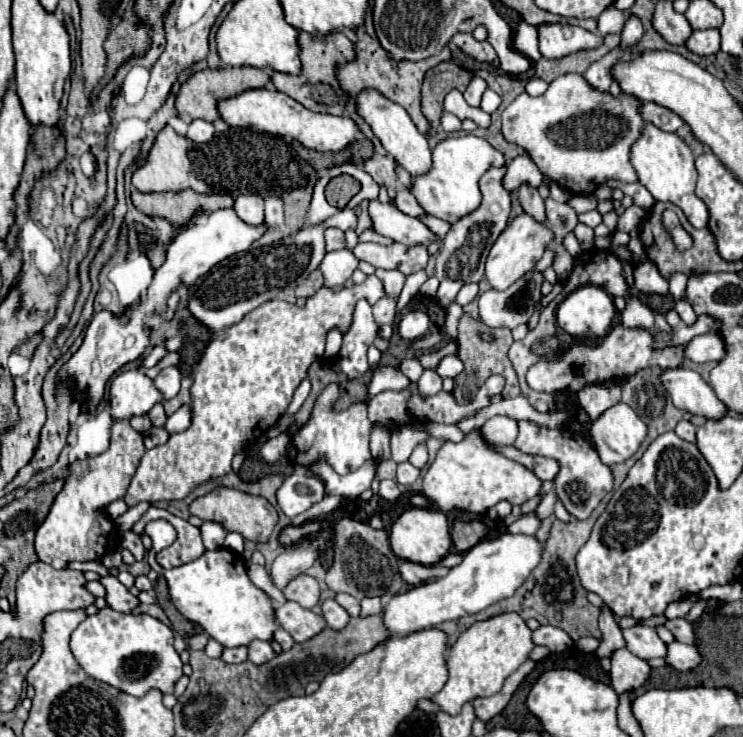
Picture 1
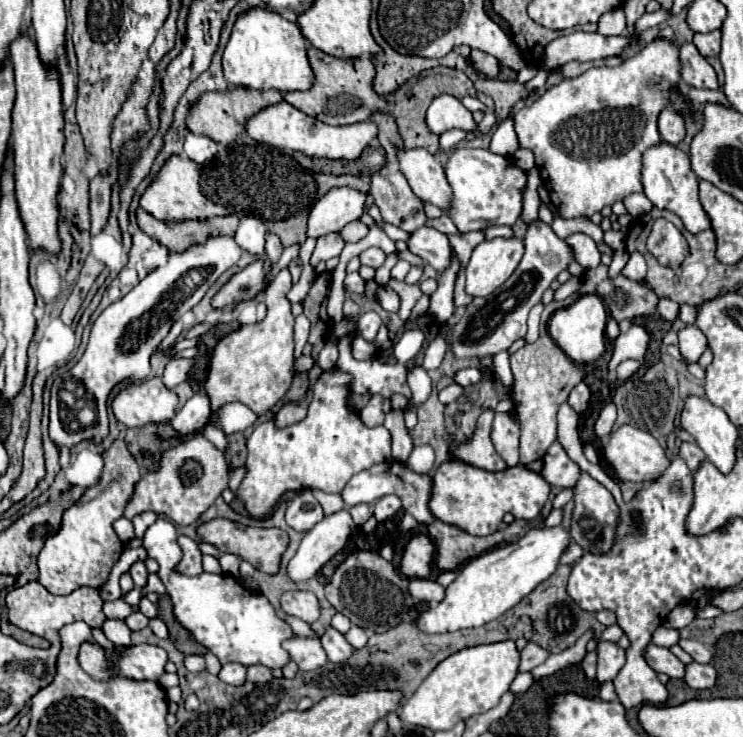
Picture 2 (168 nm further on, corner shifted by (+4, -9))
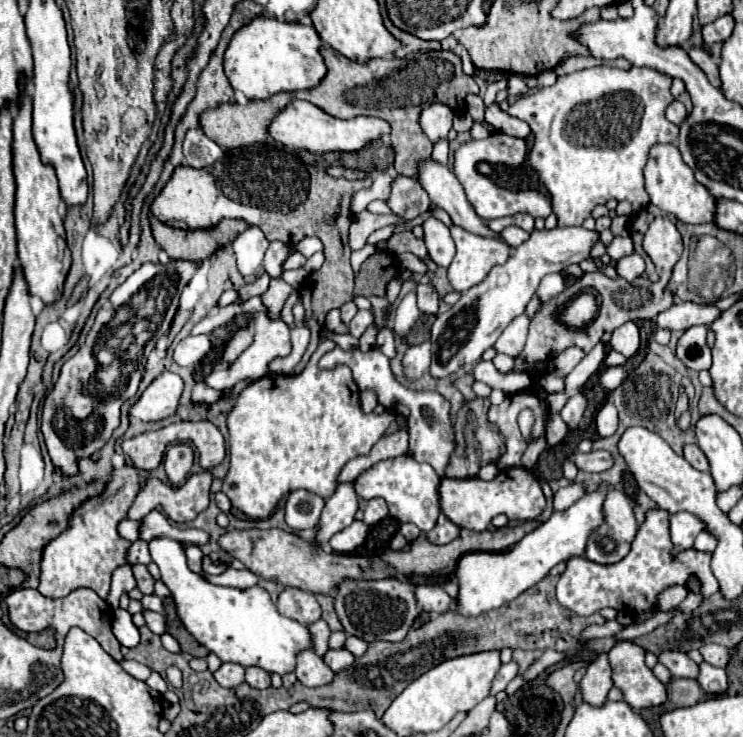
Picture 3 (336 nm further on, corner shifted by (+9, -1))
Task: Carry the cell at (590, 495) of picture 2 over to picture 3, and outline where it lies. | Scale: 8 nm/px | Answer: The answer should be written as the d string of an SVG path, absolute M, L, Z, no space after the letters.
M612 489L606 495L602 513L606 521L590 535L584 557L594 563L616 563L630 551L638 523L628 497L618 489Z

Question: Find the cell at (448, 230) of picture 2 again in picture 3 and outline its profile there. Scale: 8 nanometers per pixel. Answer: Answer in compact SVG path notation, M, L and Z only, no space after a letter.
M450 225L450 231L452 231L452 239L456 243L456 255L454 255L454 259L448 267L448 279L450 279L450 285L460 293L464 293L470 287L478 285L490 273L490 269L494 265L500 265L510 255L510 247L498 237L474 235L474 233L458 227L458 225Z

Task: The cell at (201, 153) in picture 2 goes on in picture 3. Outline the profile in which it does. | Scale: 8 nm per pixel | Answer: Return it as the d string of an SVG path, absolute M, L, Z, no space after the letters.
M190 129L184 137L184 159L190 167L204 169L222 157L218 143L208 139L200 129Z

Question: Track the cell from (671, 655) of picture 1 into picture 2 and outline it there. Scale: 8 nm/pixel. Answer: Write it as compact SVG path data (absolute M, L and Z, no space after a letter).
M701 663L687 665L685 683L691 689L713 689L715 679L717 679L717 671L713 665L701 665Z

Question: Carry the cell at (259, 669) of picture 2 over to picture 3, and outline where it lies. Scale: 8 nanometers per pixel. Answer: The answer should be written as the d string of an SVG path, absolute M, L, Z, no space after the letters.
M246 667L246 683L256 689L266 689L270 687L270 673L258 667Z

